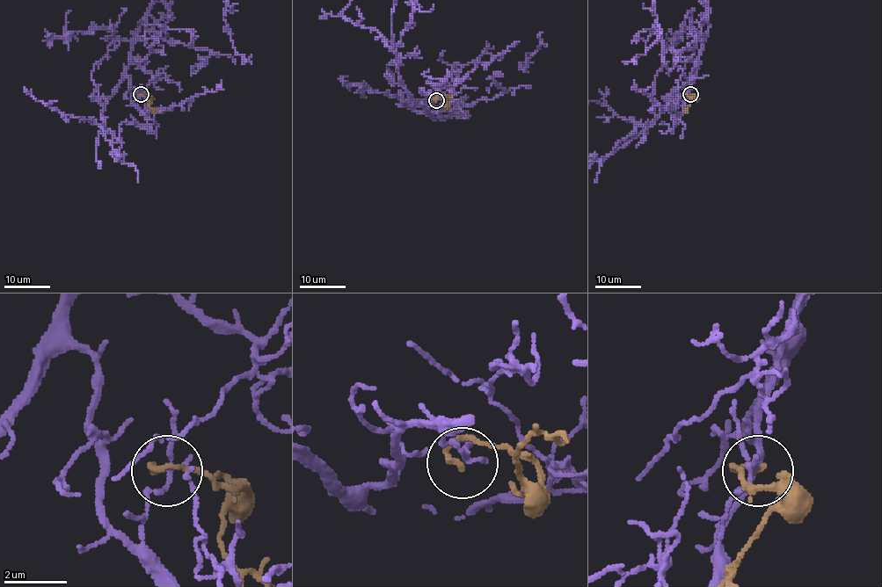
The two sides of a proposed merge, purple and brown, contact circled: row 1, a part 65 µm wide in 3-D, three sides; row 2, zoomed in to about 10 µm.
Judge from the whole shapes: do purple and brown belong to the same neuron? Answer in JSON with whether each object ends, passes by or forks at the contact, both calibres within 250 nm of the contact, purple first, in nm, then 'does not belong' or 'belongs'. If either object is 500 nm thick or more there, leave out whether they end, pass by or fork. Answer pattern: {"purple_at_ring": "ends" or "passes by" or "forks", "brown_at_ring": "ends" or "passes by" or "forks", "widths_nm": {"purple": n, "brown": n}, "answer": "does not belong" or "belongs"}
{"purple_at_ring": "passes by", "brown_at_ring": "ends", "widths_nm": {"purple": 140, "brown": 190}, "answer": "does not belong"}

